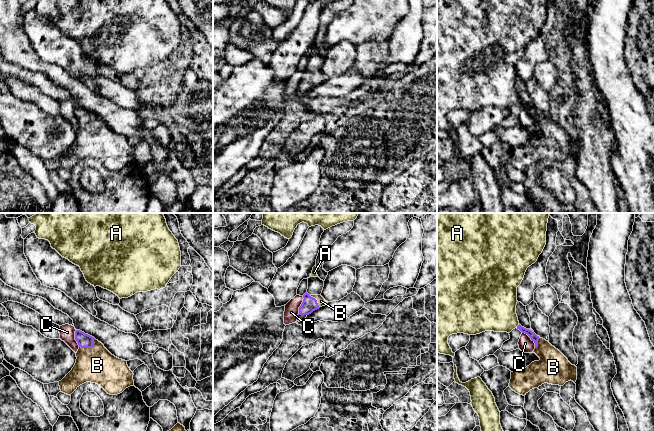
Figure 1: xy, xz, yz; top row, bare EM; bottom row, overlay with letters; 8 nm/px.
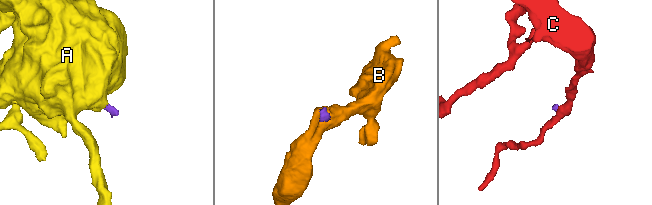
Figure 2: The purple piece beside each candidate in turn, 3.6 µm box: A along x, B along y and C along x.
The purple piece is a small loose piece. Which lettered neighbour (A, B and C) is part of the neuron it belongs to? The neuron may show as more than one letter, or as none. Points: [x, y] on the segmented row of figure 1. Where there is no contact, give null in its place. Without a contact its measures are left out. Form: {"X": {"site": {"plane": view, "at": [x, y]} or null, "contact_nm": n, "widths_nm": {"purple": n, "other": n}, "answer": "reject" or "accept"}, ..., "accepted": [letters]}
{"A": {"site": {"plane": "yz", "at": [517, 326]}, "contact_nm": 40, "widths_nm": {"purple": 60, "other": 360}, "answer": "accept"}, "B": {"site": {"plane": "xy", "at": [89, 347]}, "contact_nm": 150, "widths_nm": {"purple": 110, "other": 280}, "answer": "accept"}, "C": {"site": {"plane": "yz", "at": [531, 339]}, "contact_nm": 170, "widths_nm": {"purple": 60, "other": 120}, "answer": "reject"}, "accepted": ["A", "B"]}

